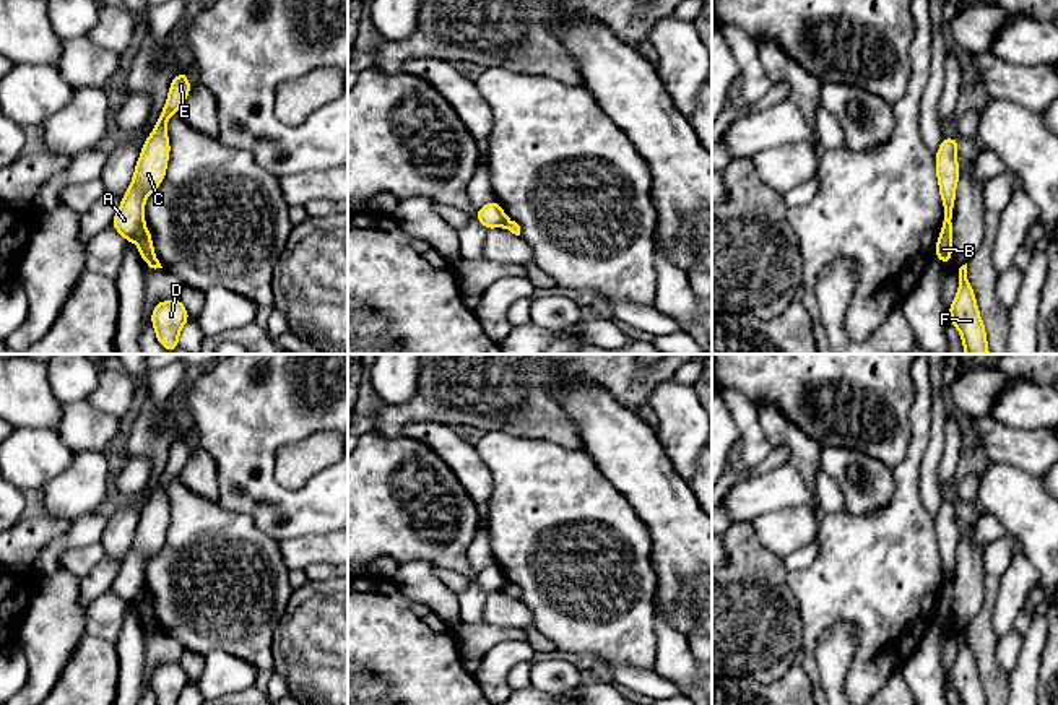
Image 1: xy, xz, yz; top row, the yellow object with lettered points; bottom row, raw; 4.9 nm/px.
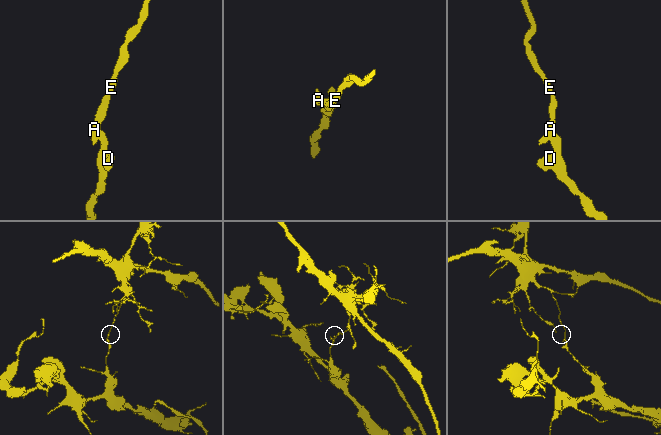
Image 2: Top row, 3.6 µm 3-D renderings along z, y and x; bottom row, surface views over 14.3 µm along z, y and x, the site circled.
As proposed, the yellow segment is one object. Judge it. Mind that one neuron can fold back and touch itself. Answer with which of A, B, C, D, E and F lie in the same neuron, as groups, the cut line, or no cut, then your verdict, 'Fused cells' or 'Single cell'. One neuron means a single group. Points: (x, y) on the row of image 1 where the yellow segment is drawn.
Groups: A C E / B D F. Split along xy (145, 226), (134, 241). Fused cells

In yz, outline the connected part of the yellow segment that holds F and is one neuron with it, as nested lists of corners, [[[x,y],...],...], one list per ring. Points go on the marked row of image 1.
[[[967,263],[959,268],[959,288],[949,305],[949,320],[960,333],[965,354],[990,354],[986,330],[978,312],[975,292],[969,283]]]

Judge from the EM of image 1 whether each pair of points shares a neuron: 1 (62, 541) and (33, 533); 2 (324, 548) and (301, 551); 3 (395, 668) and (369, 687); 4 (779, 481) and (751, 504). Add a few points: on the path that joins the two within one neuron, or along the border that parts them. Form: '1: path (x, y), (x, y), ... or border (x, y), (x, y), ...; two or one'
1: border (70, 520), (39, 553), (31, 570); two
2: path (319, 548), (306, 549); one
3: border (364, 668), (381, 676), (390, 687); two
4: path (772, 488), (758, 497); one

